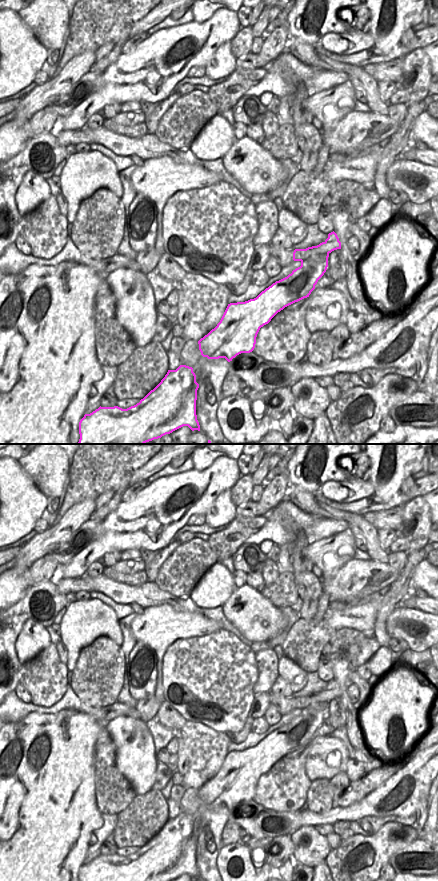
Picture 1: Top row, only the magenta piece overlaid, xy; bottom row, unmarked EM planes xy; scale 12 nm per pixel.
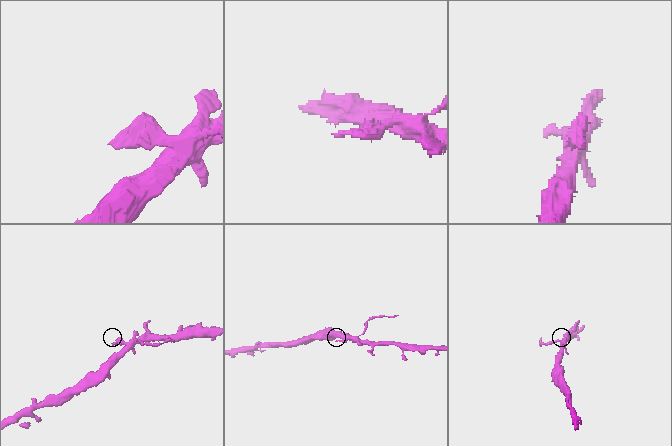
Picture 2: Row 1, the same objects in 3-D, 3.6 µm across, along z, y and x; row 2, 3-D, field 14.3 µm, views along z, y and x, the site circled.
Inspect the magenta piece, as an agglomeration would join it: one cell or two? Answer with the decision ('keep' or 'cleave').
cleave

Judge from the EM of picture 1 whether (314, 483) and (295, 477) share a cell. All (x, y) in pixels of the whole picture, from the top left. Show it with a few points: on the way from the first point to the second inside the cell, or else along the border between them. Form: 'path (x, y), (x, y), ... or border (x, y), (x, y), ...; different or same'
path (309, 481), (300, 477); same

